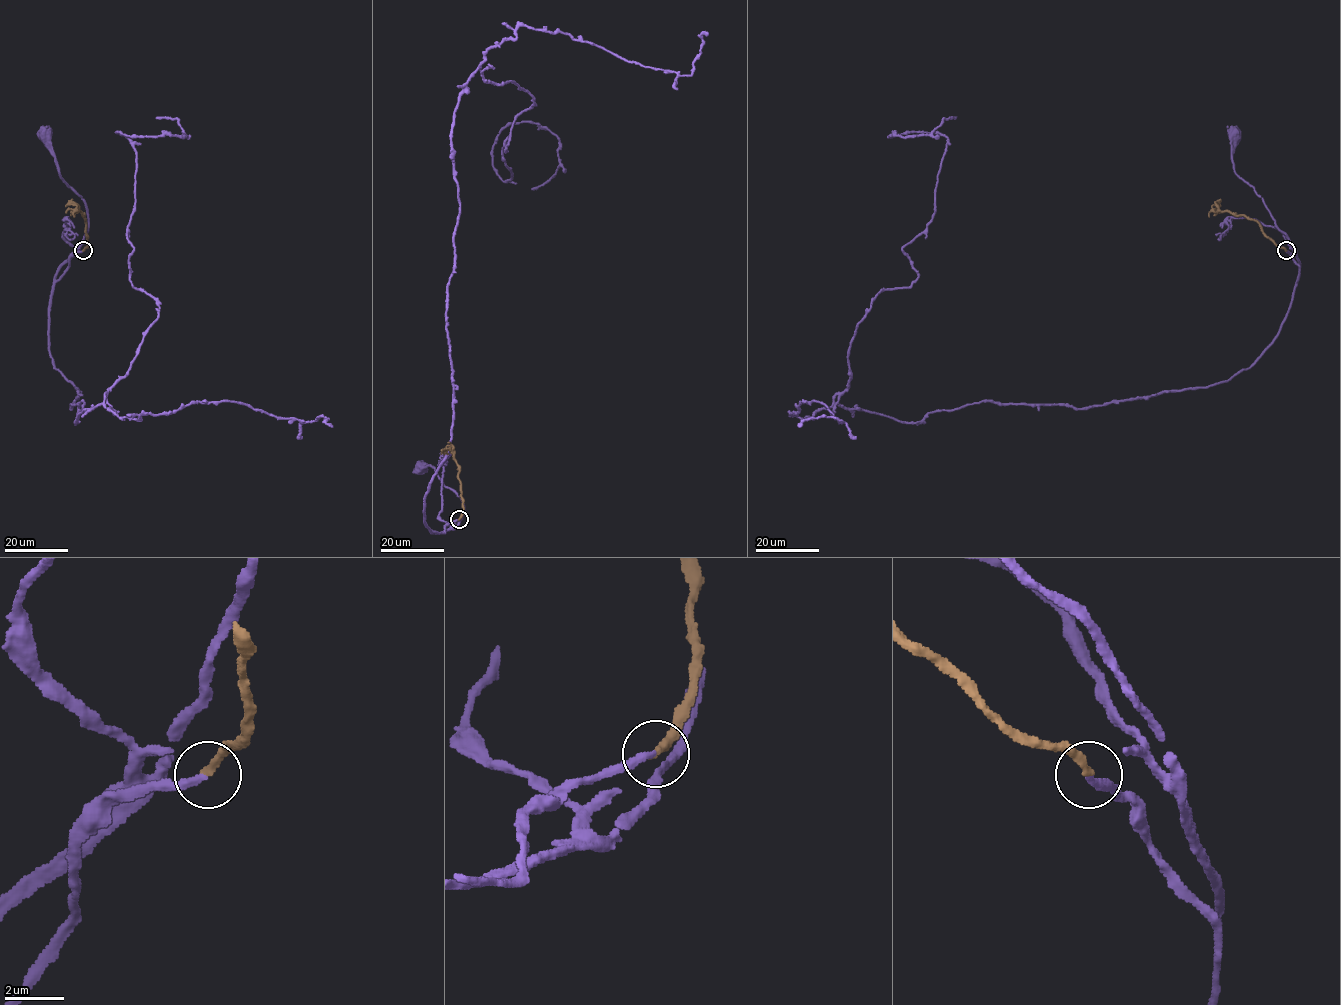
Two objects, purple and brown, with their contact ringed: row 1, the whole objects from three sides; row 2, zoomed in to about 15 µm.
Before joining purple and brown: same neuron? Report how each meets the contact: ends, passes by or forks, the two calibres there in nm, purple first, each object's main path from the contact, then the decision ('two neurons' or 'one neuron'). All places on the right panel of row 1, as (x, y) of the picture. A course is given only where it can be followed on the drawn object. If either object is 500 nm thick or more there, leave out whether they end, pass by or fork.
purple ends | brown ends | 240/280 nm | purple via (1286, 250), (1299, 268), (1297, 280), (1299, 261), (1288, 237), (1254, 188), (1235, 172), (1234, 133) | brown via (1286, 250), (1277, 246), (1254, 220), (1221, 211), (1215, 203), (1220, 206) | one neuron

